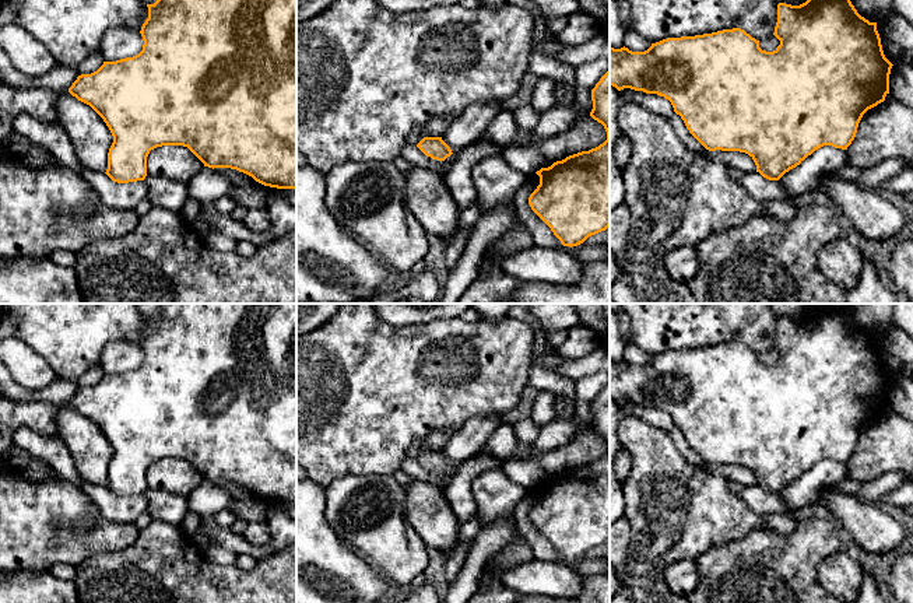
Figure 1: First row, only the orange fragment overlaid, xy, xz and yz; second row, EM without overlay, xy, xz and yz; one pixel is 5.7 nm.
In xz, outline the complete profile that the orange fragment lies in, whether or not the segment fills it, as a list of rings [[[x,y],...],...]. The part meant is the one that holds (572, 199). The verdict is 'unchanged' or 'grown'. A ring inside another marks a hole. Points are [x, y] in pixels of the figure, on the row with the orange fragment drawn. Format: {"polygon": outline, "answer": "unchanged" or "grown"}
{"polygon": [[[610,70],[591,90],[591,101],[590,116],[604,126],[607,140],[596,148],[569,155],[537,171],[540,185],[529,197],[531,210],[563,246],[570,248],[610,227]]], "answer": "unchanged"}

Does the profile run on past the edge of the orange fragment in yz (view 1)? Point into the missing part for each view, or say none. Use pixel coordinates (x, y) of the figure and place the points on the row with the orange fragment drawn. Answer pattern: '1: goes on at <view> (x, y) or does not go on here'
1: does not go on here

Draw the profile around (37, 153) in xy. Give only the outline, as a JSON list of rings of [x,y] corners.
[[[32,146],[27,155],[31,158],[32,164],[39,166],[43,164],[46,155],[52,155],[52,152],[43,146]]]

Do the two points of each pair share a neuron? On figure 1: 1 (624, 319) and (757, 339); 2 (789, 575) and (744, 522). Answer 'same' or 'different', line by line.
1: different
2: different

